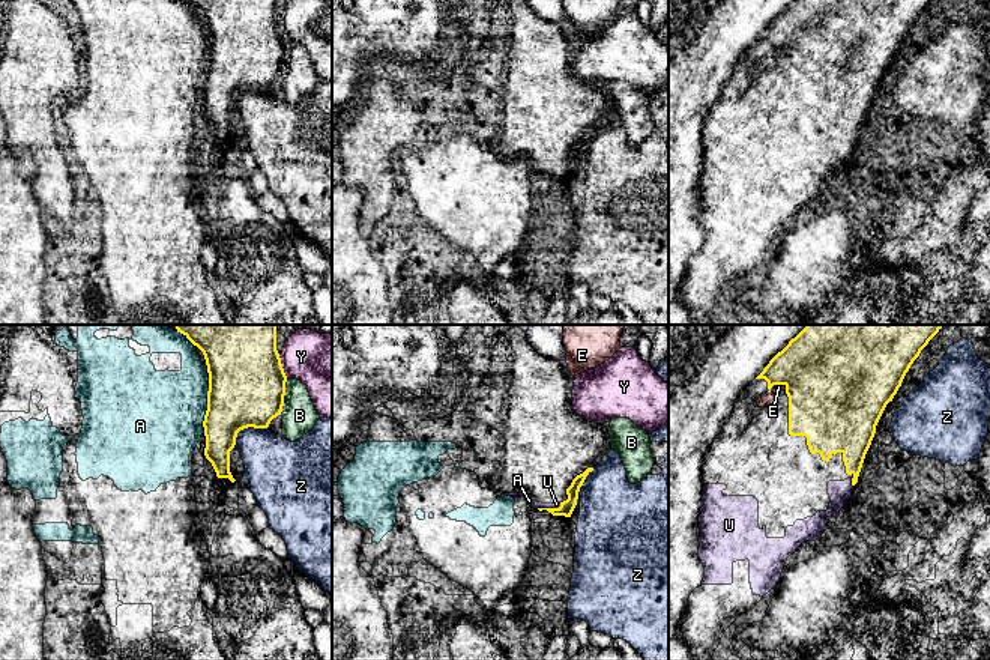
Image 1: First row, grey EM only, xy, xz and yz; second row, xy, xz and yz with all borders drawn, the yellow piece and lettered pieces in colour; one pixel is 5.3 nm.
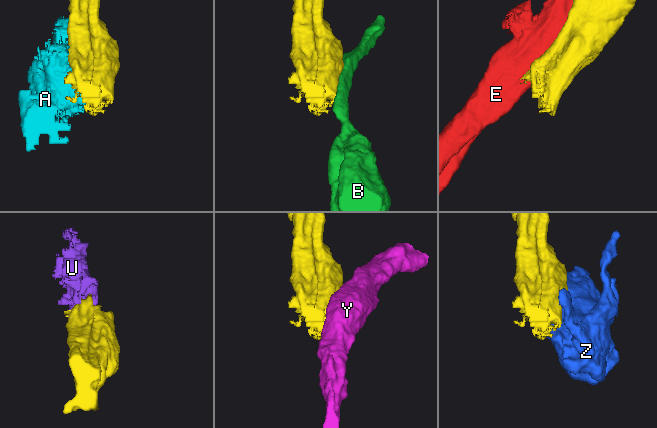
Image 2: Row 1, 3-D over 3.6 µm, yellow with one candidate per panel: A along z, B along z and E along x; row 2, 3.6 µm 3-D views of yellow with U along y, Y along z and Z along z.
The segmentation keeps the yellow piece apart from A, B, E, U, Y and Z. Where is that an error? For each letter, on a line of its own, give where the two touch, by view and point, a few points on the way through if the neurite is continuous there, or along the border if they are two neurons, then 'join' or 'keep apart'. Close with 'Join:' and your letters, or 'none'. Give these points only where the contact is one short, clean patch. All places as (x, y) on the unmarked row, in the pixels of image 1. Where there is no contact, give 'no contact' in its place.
A: meets yellow in xy at (208, 65); keep apart
B: meets yellow in xy at (283, 60); keep apart
E: meets yellow in yz at (780, 47); keep apart
U: meets yellow in xz at (549, 172); runs through xz (567, 170), (549, 172), (535, 167); join
Y: meets yellow in xy at (281, 29); keep apart
Z: meets yellow in xy at (245, 90); keep apart
Join: U

